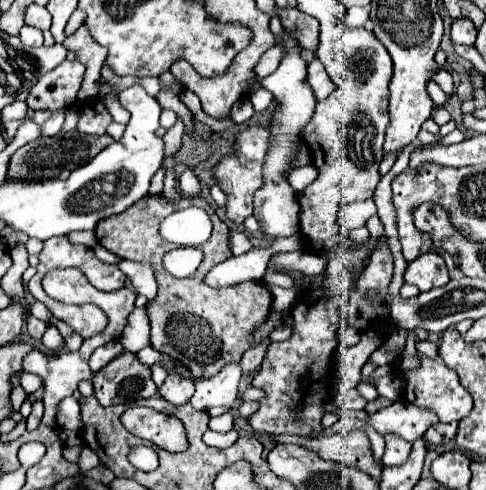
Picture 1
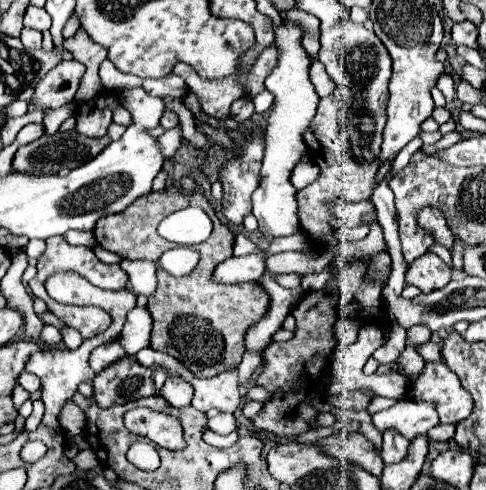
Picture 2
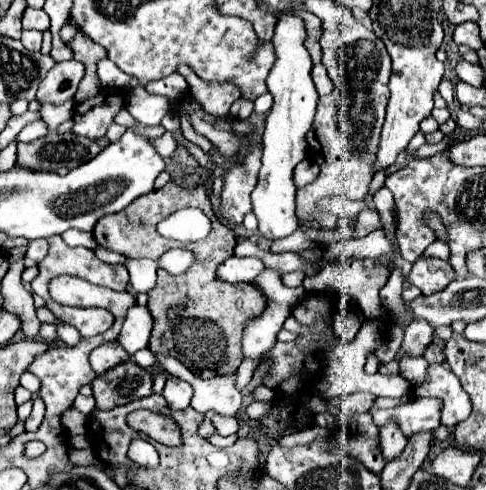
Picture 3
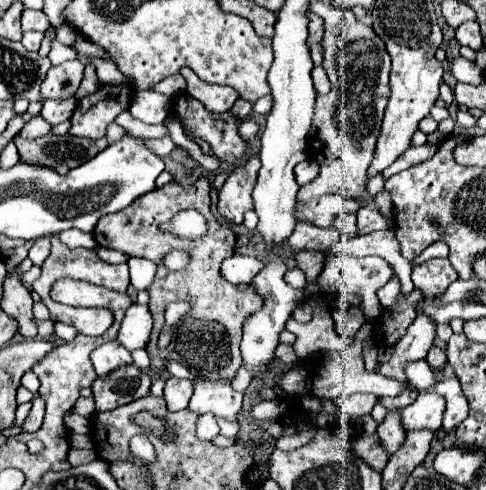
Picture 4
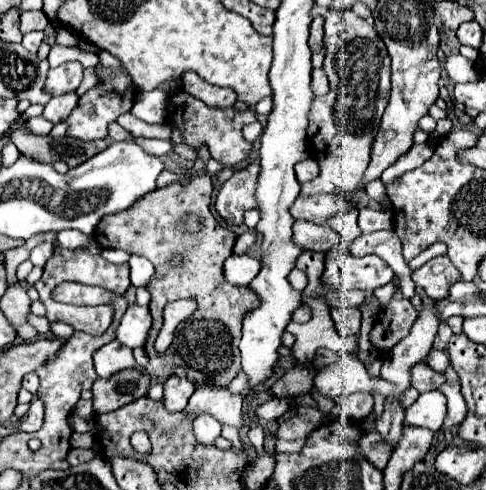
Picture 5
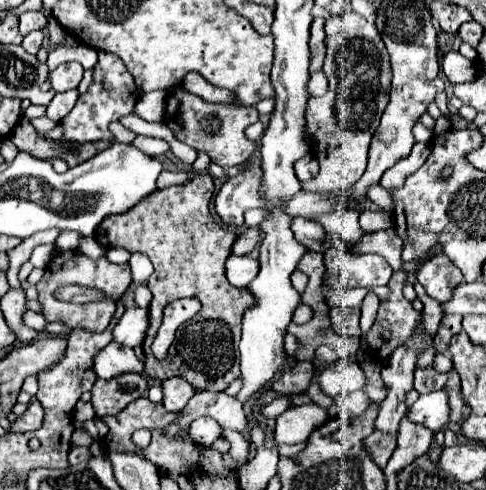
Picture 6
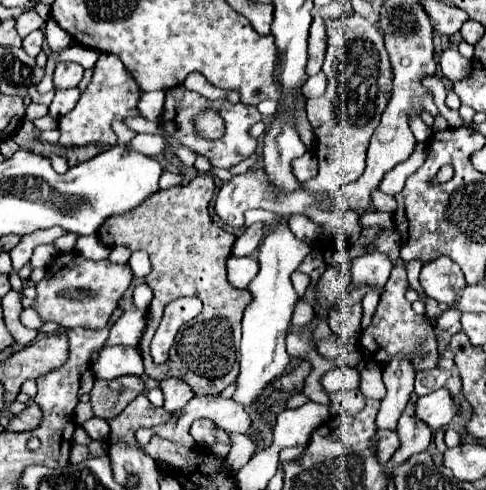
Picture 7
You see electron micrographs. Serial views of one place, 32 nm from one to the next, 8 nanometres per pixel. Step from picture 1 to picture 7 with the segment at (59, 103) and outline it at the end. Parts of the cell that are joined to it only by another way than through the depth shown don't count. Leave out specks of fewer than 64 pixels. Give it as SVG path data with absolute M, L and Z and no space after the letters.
M60 62L54 70L54 88L56 90L68 90L76 88L78 82L82 80L84 68L76 62Z

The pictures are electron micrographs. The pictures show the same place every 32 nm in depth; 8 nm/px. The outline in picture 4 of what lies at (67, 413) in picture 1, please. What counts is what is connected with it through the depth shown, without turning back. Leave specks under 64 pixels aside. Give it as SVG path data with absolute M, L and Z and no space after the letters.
M70 410L64 418L66 418L64 424L72 434L88 434L90 432L90 420L80 416L76 410Z

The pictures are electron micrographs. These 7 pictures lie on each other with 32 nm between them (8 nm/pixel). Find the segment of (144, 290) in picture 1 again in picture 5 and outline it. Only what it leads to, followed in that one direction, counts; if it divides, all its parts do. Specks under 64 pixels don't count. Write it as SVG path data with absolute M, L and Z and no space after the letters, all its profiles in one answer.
M130 256L130 280L136 288L146 288L154 276L154 264L144 256Z

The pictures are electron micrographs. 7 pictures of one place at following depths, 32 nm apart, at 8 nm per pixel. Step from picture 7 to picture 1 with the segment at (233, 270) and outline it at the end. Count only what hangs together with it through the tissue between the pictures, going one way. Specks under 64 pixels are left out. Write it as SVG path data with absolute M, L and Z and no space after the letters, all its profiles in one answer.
M254 246L248 252L244 252L240 256L230 256L228 260L214 266L206 274L204 284L212 286L212 288L222 288L222 286L240 284L246 280L260 280L268 270L270 258L272 258L270 250Z

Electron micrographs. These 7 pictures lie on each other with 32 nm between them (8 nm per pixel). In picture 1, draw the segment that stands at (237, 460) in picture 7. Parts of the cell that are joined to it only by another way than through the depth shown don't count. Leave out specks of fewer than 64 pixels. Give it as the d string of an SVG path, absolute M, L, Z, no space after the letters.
M232 412L222 414L222 416L212 417L212 420L210 420L210 430L228 432L230 428L234 428L234 416L232 416Z

